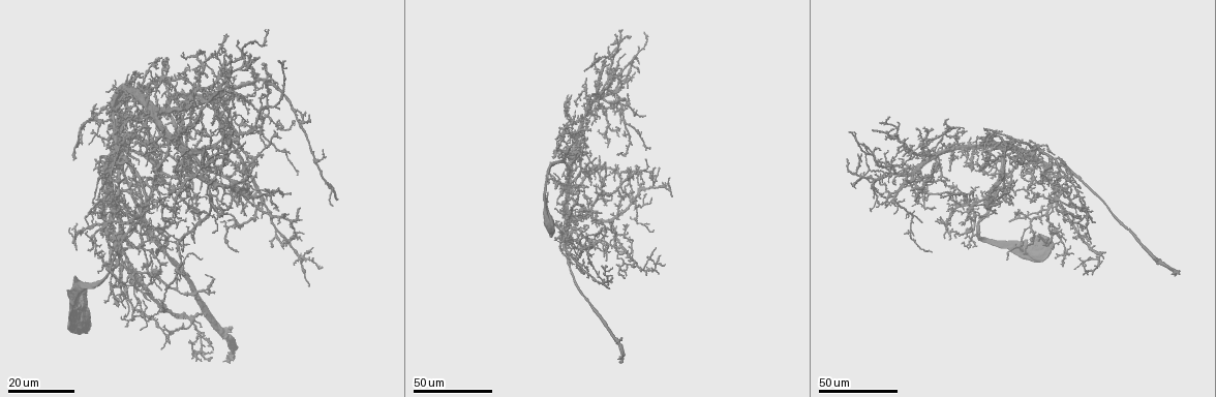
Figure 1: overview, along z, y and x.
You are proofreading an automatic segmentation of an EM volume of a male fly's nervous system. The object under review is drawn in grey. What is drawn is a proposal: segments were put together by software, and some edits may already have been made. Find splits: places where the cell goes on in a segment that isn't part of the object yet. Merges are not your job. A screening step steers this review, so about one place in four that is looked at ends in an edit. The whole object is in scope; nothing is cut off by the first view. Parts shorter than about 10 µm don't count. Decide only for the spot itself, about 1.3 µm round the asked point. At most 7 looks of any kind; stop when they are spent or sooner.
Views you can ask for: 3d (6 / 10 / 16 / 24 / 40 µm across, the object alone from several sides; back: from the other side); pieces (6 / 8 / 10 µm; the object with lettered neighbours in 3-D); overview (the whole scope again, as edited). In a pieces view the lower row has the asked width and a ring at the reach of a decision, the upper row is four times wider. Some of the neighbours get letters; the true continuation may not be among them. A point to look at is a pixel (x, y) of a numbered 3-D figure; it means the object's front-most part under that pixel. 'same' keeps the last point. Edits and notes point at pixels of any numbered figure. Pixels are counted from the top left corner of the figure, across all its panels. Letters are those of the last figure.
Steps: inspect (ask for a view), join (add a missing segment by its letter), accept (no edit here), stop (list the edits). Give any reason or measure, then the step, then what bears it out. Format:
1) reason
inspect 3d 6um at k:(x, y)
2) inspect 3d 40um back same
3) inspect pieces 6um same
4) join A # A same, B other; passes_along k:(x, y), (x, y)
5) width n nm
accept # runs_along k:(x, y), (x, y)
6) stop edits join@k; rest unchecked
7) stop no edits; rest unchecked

branch stops here
inspect 3d 40um at 1:(75, 247)

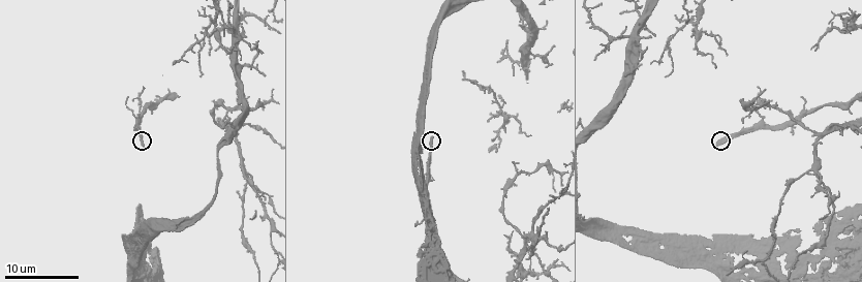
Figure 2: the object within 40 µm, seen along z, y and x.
what lies round it
inspect pieces 6um at 2:(715, 146)

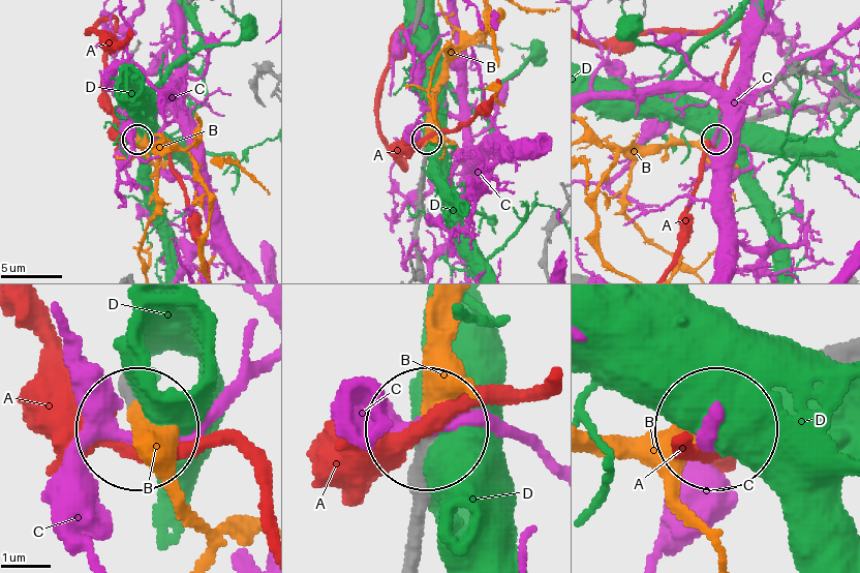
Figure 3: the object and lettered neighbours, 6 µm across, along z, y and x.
join B # A other, B same, C other, D other; it goes on there

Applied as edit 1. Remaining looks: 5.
redraw
inspect overview

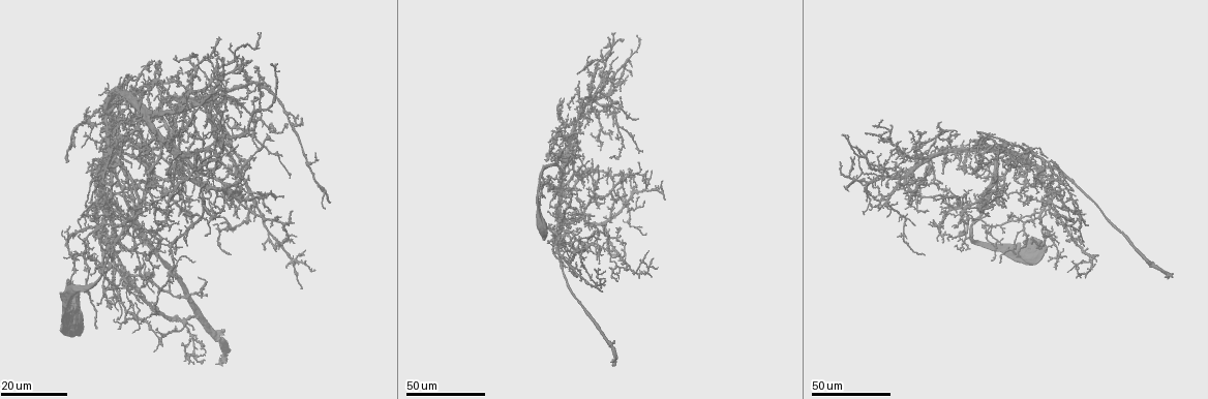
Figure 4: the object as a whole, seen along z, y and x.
free end
inspect 3d 40um at 4:(1042, 164)

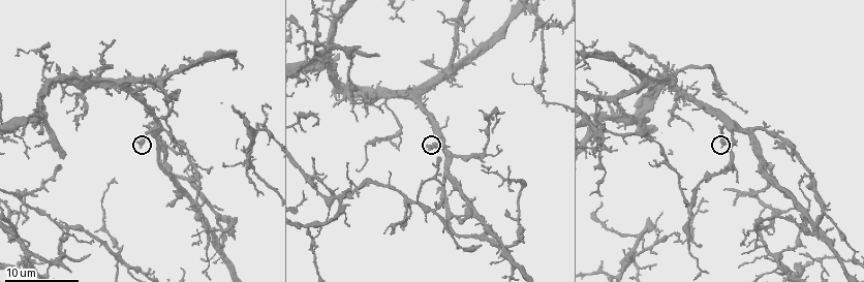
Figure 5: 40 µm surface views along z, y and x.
what lies round it
inspect pieces 6um at 5:(140, 147)

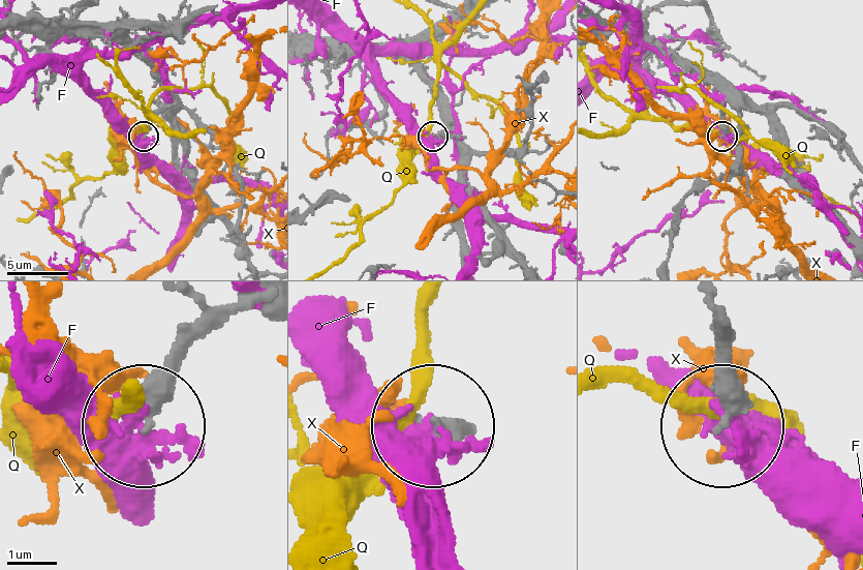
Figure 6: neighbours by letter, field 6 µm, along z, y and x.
accept # F other, Q other, X other; runs_along 6:(230, 304), (145, 423); no lettered segment goes on from it

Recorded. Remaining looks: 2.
thin end
inspect 3d 24um at 4:(886, 217)

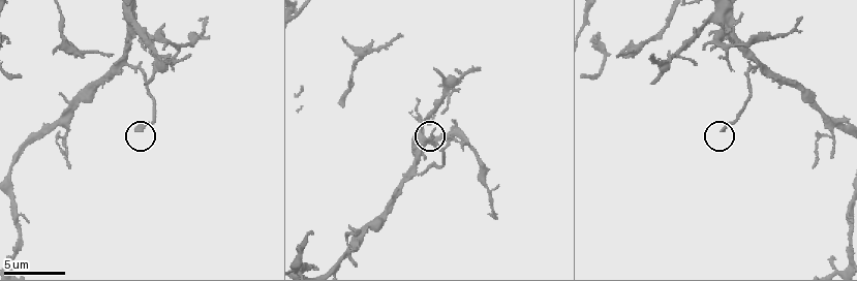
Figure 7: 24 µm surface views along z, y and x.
inspect pieces 10um at 7:(722, 129)

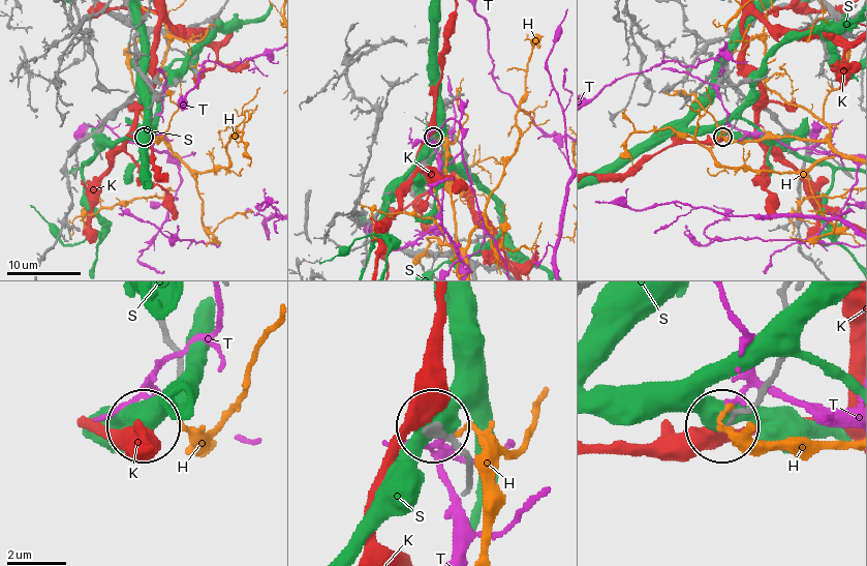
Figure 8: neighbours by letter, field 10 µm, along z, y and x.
accept # H other, K other, S other, T other; runs_along 8:(466, 487), (463, 453), (438, 425); no lettered segment goes on from it

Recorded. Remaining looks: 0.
stop edits join@3; rest unchecked

